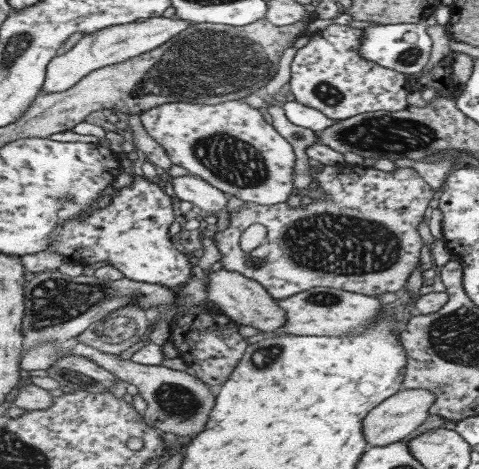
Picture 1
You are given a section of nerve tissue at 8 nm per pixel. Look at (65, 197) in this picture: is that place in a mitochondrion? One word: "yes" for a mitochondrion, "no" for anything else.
yes

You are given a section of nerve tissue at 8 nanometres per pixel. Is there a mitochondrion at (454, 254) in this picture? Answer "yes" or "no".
no

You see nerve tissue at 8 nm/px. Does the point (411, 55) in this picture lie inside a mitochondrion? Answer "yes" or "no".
yes

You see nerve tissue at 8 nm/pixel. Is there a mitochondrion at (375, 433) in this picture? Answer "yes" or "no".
no

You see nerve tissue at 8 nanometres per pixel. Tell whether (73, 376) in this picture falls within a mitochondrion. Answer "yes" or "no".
yes

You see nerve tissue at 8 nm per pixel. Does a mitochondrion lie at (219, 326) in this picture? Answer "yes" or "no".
no

